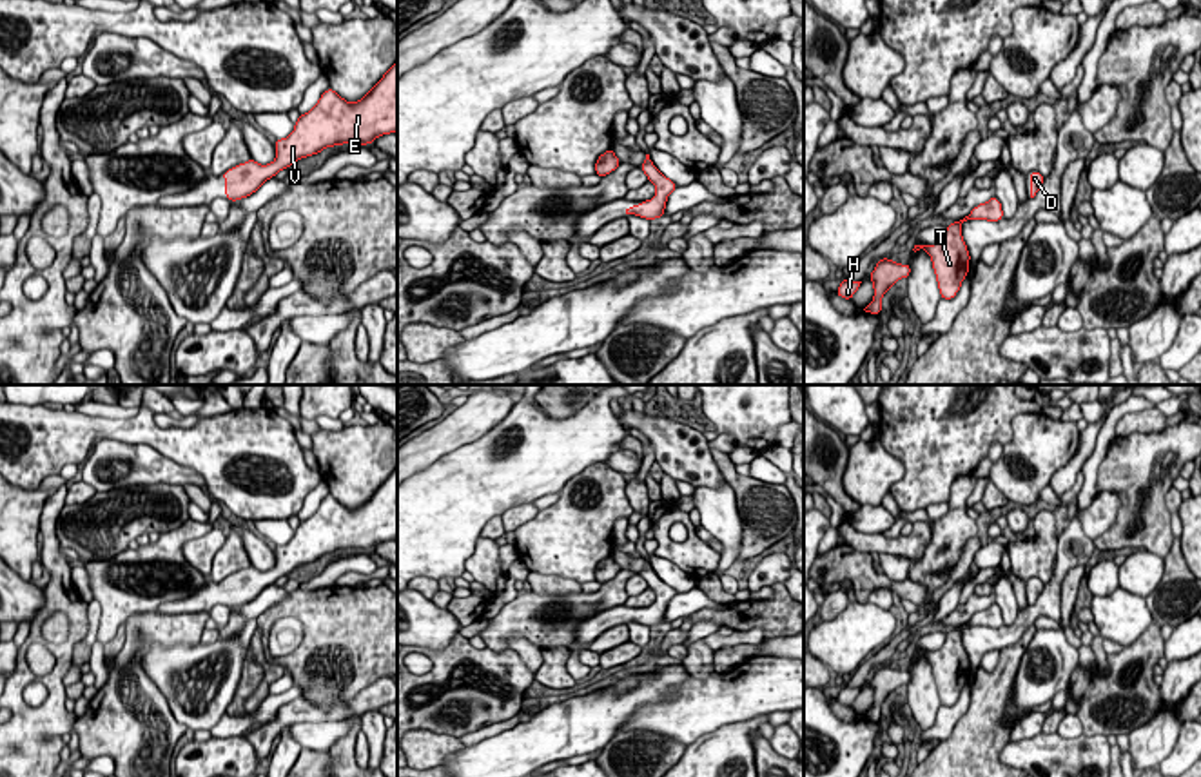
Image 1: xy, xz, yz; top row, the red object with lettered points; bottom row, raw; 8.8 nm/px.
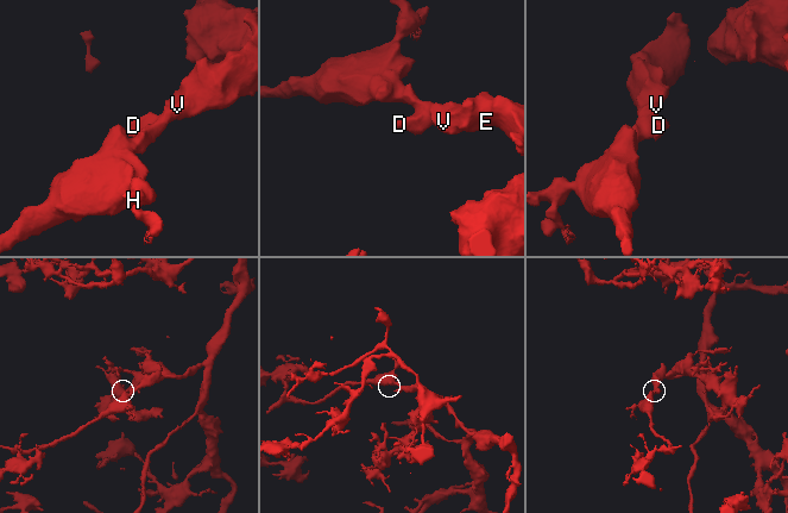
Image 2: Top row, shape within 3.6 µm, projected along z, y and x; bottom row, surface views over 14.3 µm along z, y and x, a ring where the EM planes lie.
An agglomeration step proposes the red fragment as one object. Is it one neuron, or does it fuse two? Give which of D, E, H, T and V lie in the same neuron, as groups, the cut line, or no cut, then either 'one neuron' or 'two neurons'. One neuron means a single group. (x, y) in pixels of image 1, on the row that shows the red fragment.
D E H T V | no cut | one neuron

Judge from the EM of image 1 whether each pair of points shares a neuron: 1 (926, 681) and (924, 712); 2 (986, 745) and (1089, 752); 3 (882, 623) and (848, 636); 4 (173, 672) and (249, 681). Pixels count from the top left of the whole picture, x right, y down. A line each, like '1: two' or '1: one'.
1: one
2: two
3: one
4: two

